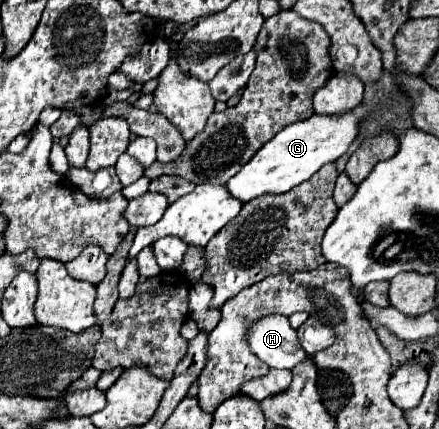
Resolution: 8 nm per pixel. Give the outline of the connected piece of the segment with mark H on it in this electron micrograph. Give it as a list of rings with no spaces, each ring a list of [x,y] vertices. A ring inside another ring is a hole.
[[[268,315],[258,319],[250,329],[248,343],[264,363],[276,369],[292,369],[308,357],[296,331],[284,315]]]

